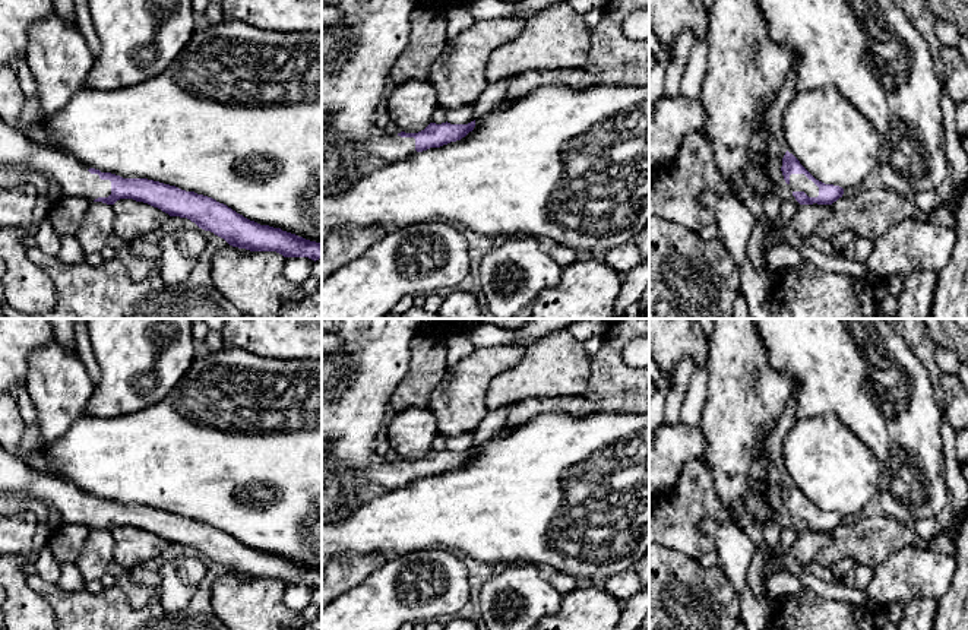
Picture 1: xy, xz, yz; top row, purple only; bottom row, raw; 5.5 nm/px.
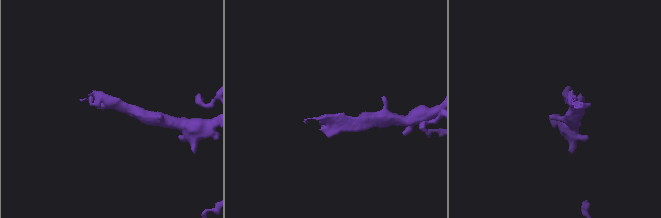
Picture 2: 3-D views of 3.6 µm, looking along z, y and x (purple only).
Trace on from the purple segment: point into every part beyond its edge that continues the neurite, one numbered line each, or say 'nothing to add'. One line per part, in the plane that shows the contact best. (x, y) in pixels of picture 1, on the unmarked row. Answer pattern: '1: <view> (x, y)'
1: yz (797, 509)

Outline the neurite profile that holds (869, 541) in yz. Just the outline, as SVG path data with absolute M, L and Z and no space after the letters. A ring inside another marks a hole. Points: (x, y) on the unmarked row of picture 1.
M883 513L858 517L855 523L839 525L831 532L828 545L816 555L825 567L851 557L858 564L877 566L891 554L912 545L915 532L910 523L895 520Z

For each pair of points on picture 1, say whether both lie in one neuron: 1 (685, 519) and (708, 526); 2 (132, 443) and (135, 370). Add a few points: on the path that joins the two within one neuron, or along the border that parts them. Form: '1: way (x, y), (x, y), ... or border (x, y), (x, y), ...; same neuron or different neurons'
1: border (705, 516), (701, 529), (714, 540), (715, 550); different neurons
2: border (164, 396), (138, 411), (100, 418); different neurons

